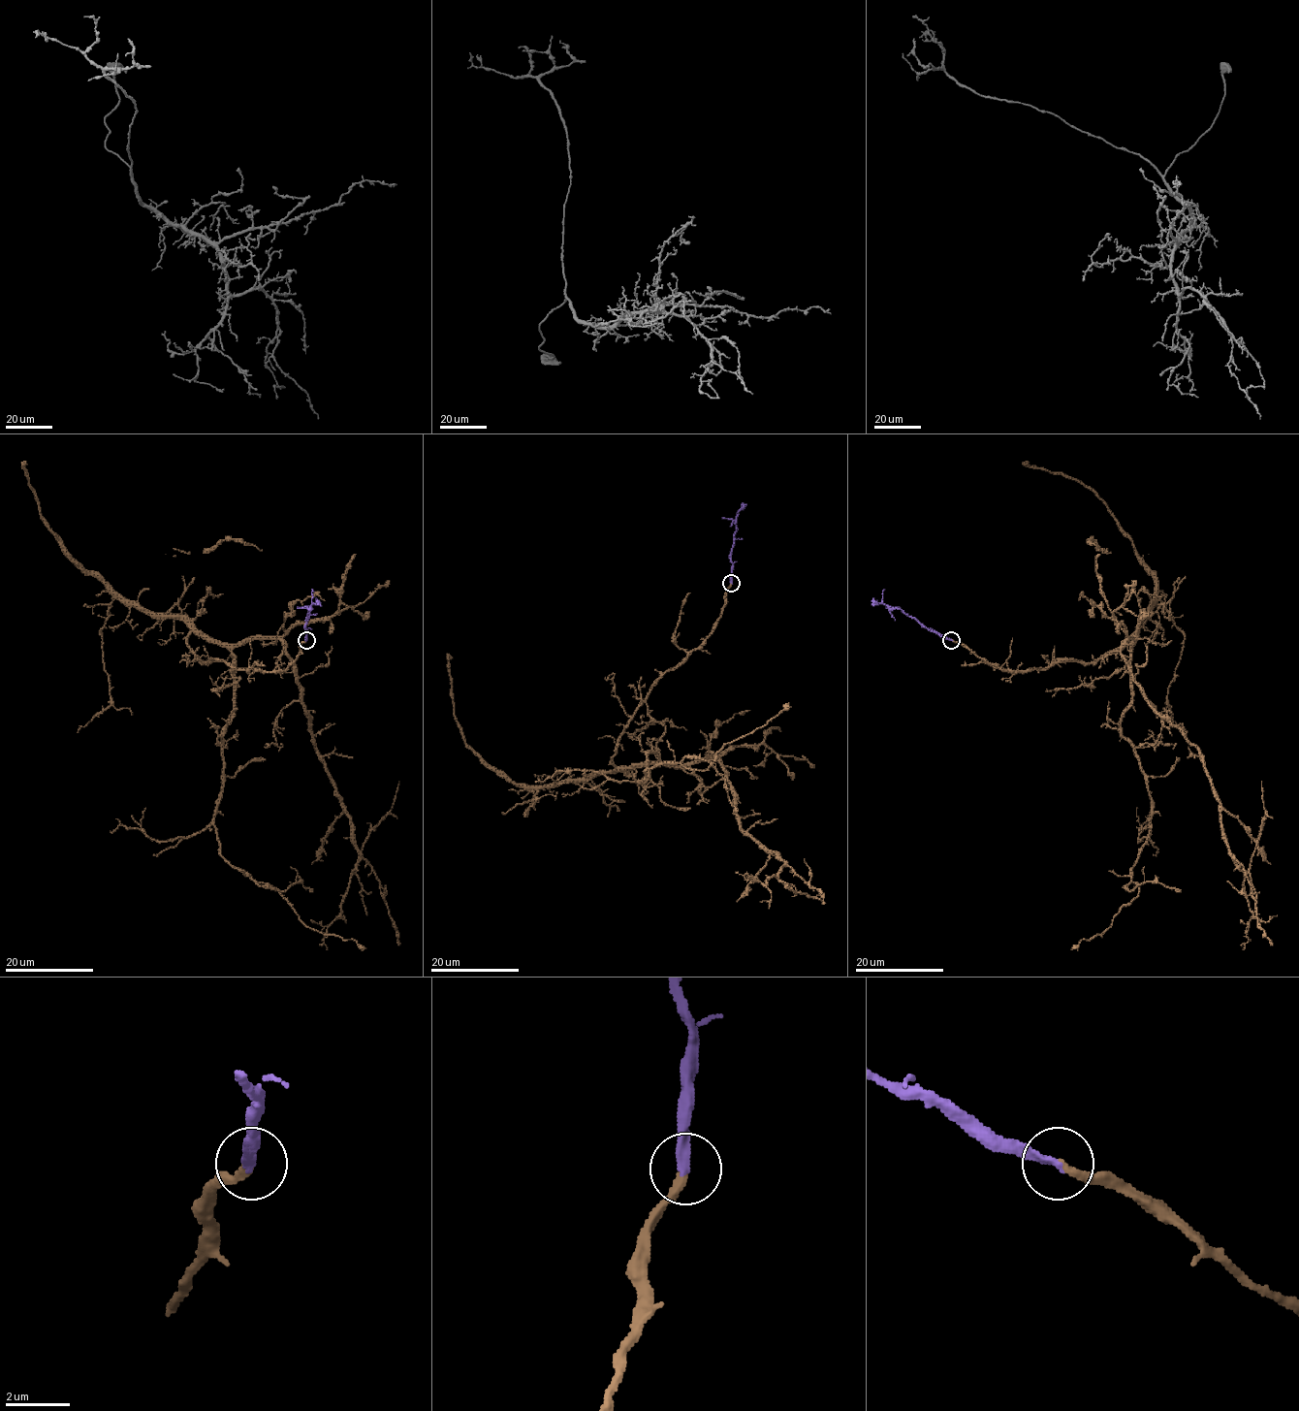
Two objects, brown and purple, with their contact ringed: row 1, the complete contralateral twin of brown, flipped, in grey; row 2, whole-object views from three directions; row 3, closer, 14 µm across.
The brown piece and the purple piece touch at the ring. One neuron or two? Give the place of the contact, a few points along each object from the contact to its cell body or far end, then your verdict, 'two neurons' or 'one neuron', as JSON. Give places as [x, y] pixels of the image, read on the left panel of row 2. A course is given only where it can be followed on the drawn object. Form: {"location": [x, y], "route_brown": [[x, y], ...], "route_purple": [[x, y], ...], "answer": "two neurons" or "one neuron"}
{"location": [306, 640], "route_brown": [[306, 639], [273, 671], [204, 662], [187, 644], [202, 631], [286, 650], [349, 818], [353, 871], [398, 781]], "route_purple": [[306, 640], [311, 590]], "answer": "one neuron"}

